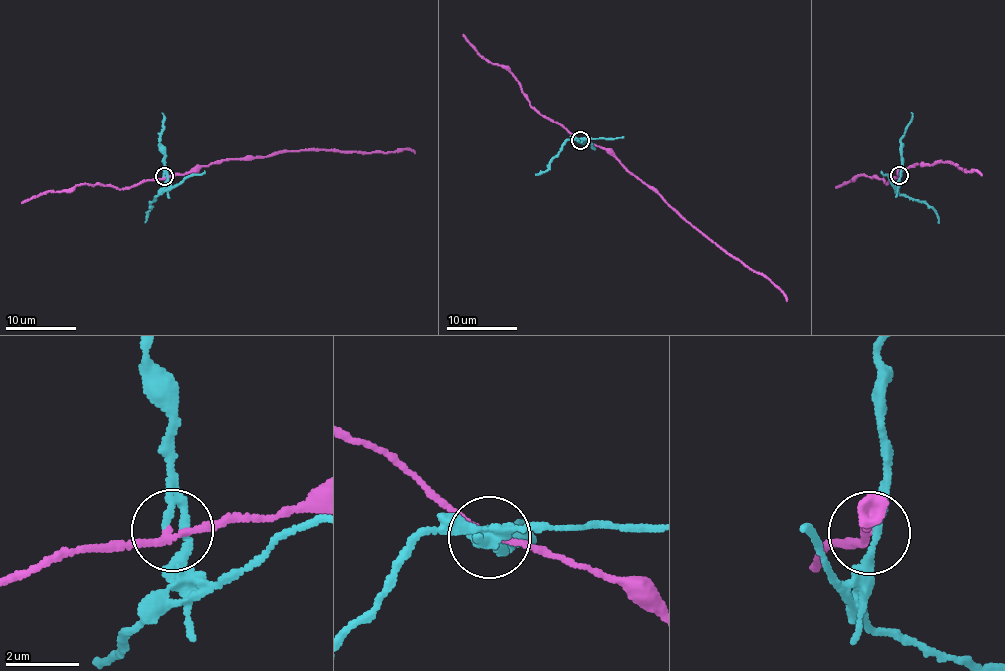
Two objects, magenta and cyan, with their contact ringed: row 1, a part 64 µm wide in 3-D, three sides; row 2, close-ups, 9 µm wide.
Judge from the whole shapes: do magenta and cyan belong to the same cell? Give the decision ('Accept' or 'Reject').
Reject

